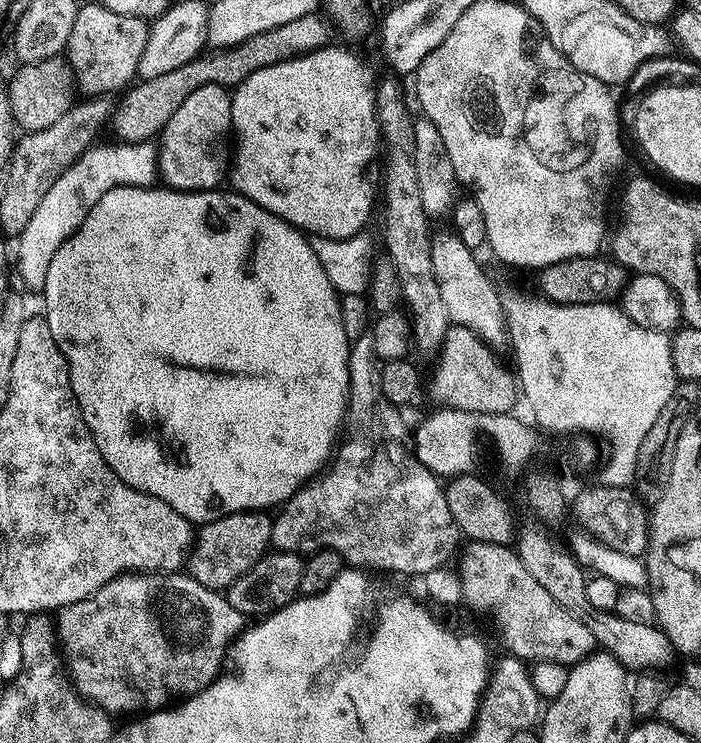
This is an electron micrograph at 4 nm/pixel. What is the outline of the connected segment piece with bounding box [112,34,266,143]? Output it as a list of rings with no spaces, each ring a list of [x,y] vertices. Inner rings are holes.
[[[256,34],[234,47],[219,48],[197,56],[183,66],[178,66],[169,73],[160,74],[156,78],[139,81],[128,91],[126,110],[117,111],[113,119],[113,127],[117,128],[121,139],[129,143],[145,143],[159,135],[170,120],[170,116],[182,106],[183,102],[194,91],[206,85],[220,85],[233,89],[252,73],[256,73],[266,63],[266,36]]]

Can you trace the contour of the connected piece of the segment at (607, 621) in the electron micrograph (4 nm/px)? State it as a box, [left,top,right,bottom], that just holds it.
[514,522,673,674]

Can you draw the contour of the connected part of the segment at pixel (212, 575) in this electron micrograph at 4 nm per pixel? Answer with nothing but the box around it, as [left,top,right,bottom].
[188,510,273,590]

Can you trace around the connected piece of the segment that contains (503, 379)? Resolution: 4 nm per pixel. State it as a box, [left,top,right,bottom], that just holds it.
[436,324,518,414]

